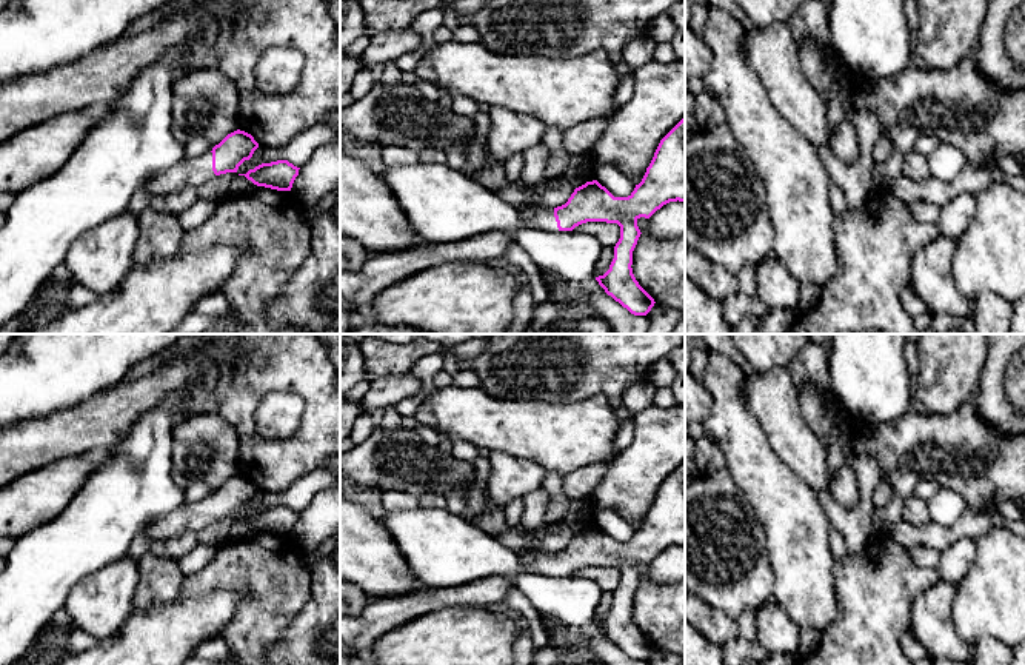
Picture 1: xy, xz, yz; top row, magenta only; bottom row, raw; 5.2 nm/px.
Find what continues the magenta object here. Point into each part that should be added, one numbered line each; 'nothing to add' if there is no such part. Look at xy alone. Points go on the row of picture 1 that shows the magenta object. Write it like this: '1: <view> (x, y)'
1: xy (193, 171)

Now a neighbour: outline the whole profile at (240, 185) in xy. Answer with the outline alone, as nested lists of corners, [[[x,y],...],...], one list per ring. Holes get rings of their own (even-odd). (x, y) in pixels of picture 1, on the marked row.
[[[235,175],[229,185],[229,195],[240,195],[252,192],[252,189],[257,185],[254,185],[251,180],[248,180],[245,175]]]

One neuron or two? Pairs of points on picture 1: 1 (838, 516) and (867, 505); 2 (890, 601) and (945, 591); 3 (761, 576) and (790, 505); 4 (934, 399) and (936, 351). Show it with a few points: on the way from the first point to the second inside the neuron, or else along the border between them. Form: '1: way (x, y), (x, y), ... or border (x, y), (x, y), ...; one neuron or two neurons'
1: way (845, 516), (856, 516), (859, 513); one neuron
2: border (939, 581), (921, 591), (911, 602), (908, 630); two neurons
3: border (761, 524), (765, 533), (765, 551), (773, 593); two neurons
4: way (941, 387), (941, 364); one neuron

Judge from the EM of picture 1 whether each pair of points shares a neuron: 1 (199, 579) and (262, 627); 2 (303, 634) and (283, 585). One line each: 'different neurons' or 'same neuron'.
1: same neuron
2: different neurons

